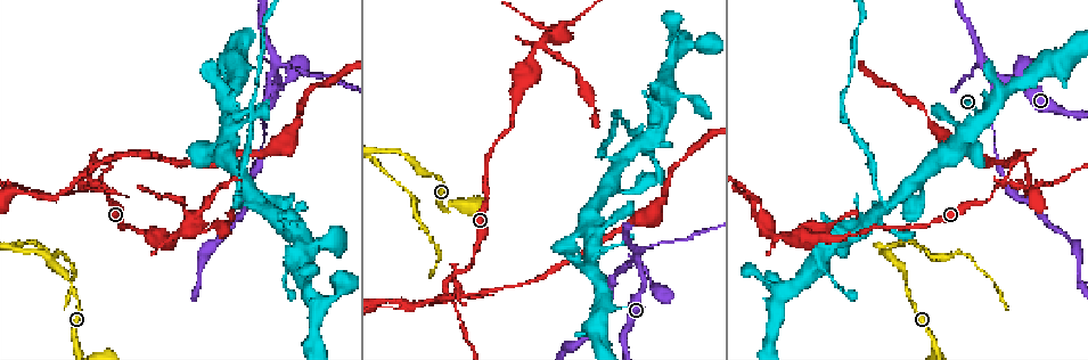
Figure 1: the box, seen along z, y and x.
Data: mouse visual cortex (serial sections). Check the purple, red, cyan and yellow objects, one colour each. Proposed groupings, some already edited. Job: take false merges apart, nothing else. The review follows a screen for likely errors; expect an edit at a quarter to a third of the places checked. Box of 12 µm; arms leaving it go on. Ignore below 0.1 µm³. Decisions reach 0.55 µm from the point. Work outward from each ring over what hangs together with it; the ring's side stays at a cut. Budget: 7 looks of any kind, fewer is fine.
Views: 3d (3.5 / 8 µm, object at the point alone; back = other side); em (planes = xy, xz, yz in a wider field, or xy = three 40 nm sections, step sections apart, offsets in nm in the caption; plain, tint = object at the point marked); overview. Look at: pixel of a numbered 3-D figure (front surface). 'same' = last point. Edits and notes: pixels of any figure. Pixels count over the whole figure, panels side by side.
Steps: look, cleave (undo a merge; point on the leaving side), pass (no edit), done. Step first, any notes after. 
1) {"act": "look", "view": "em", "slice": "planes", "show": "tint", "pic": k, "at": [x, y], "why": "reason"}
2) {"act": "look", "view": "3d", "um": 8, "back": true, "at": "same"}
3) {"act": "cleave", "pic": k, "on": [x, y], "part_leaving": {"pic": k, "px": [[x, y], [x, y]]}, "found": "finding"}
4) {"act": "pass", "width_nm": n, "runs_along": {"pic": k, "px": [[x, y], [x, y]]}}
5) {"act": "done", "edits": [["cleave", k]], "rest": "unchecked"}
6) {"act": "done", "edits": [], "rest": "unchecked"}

{"act": "look", "view": "3d", "um": 3.5, "pic": 1, "at": [276, 75], "why": "a fork"}

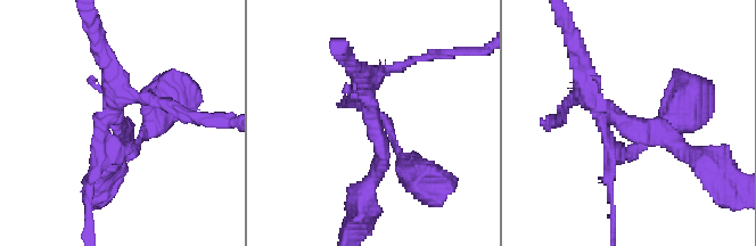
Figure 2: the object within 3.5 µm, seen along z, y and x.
{"act": "look", "view": "em", "slice": "xy", "step": 1, "show": "plain", "pic": 2, "at": [371, 106], "arms": 4, "arm_widths_nm": [150, 150, 250, 300], "why": "now the EM"}

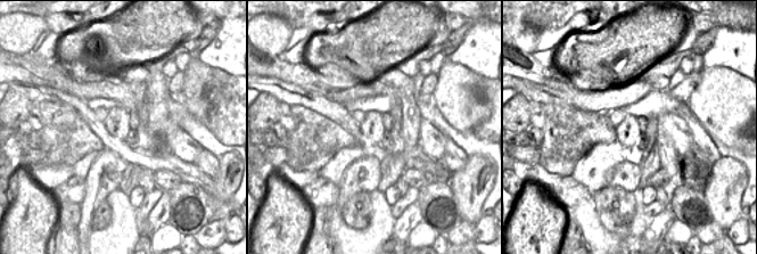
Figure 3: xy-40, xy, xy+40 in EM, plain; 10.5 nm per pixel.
{"act": "look", "view": "em", "slice": "xy", "step": 1, "show": "tint", "at": "same"}

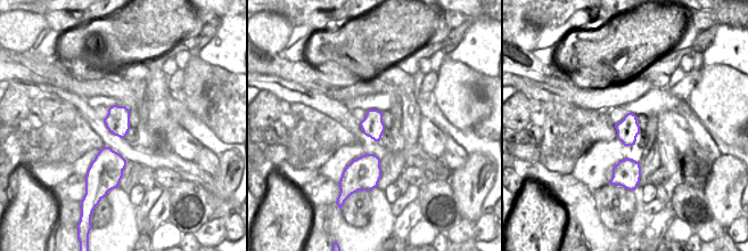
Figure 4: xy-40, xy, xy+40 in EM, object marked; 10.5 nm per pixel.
{"act": "cleave", "pic": 2, "on": [609, 161], "width_nm": 240, "part_leaving": {"pic": 2, "px": [[602, 121], [611, 149], [611, 229]]}, "found": "two cells meet here"}

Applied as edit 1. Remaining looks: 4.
{"act": "look", "view": "3d", "um": 3.5, "pic": 1, "at": [619, 160], "why": "side arm on a straight run"}

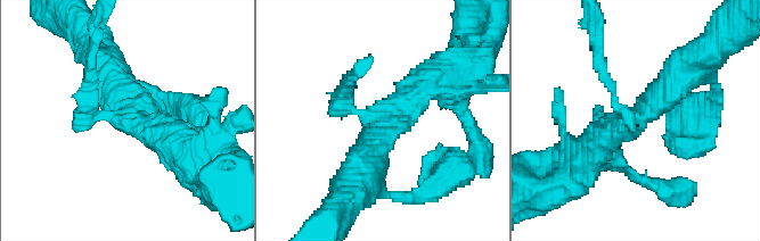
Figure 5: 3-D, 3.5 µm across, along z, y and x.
{"act": "look", "view": "em", "slice": "planes", "show": "tint", "pic": 5, "at": [384, 121], "arms": 3, "arm_widths_nm": [150, 350, 450]}

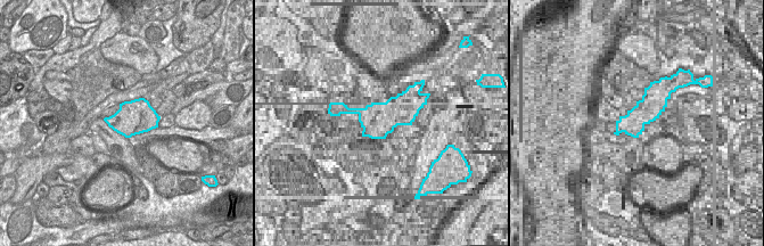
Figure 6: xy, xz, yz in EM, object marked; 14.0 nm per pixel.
{"act": "cleave", "pic": 5, "on": [609, 82], "found": "a second cell is stuck on"}

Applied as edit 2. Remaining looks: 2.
{"act": "look", "view": "3d", "um": 3.5, "pic": 1, "at": [675, 35], "why": "narrows sharply"}

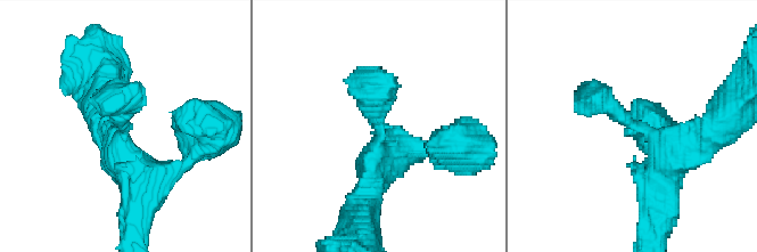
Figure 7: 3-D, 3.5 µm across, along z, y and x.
{"act": "look", "view": "em", "slice": "xy", "step": 3, "show": "tint", "pic": 7, "at": [637, 126]}

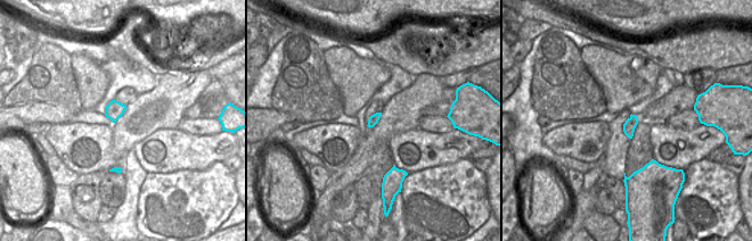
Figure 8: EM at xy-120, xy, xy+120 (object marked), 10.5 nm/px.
{"act": "pass", "found": "continuous, no second cell"}

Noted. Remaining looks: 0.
{"act": "done", "edits": [["cleave", 2], ["cleave", 5]], "rest": "unchecked"}

